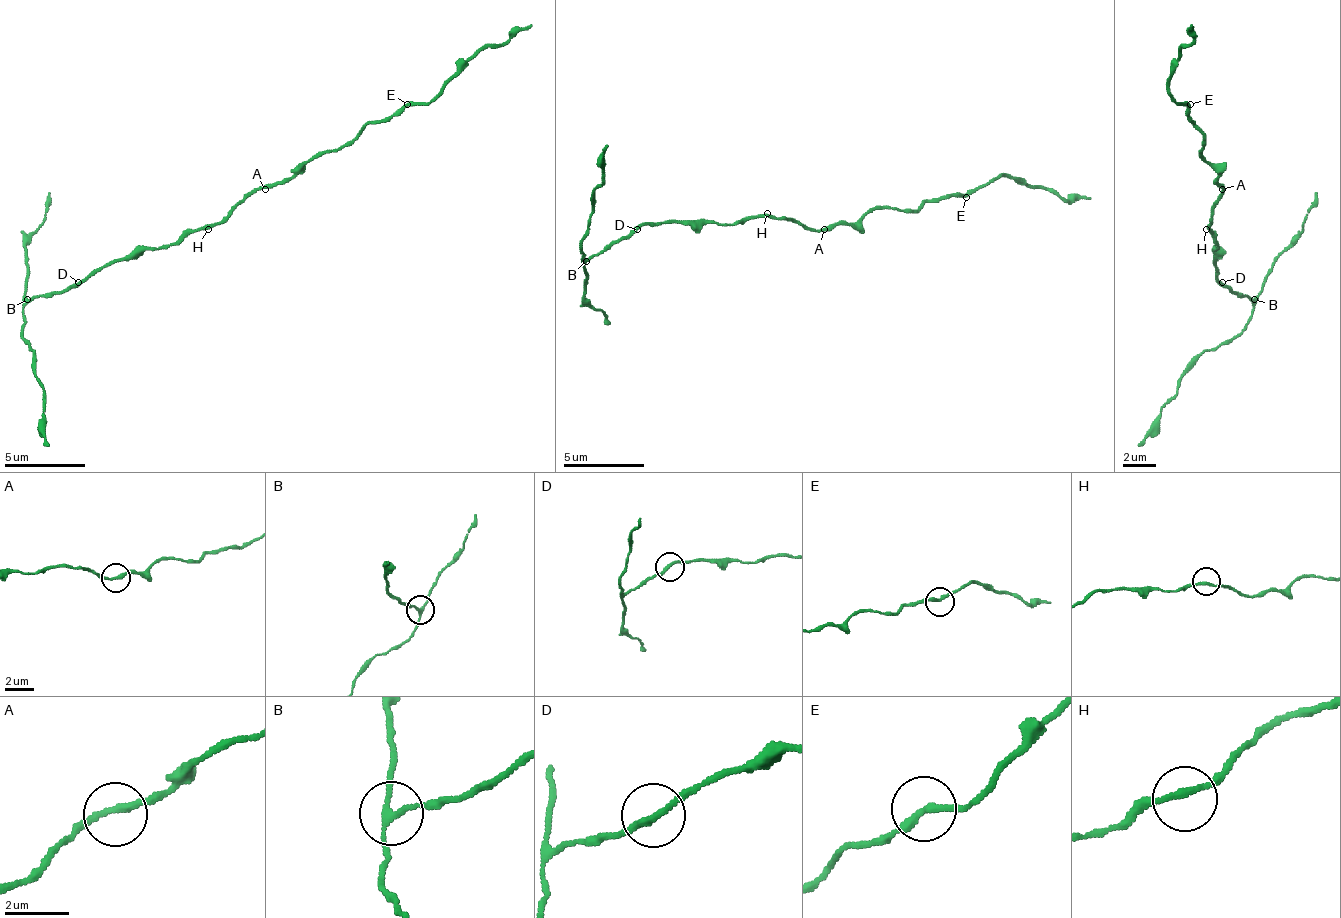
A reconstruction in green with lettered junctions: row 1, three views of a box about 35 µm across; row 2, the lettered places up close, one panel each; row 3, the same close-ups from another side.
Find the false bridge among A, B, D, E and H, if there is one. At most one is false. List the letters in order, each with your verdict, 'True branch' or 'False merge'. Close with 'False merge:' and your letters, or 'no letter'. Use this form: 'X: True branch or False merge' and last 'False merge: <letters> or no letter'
A: True branch
B: False merge
D: True branch
E: True branch
H: True branch
False merge: B

